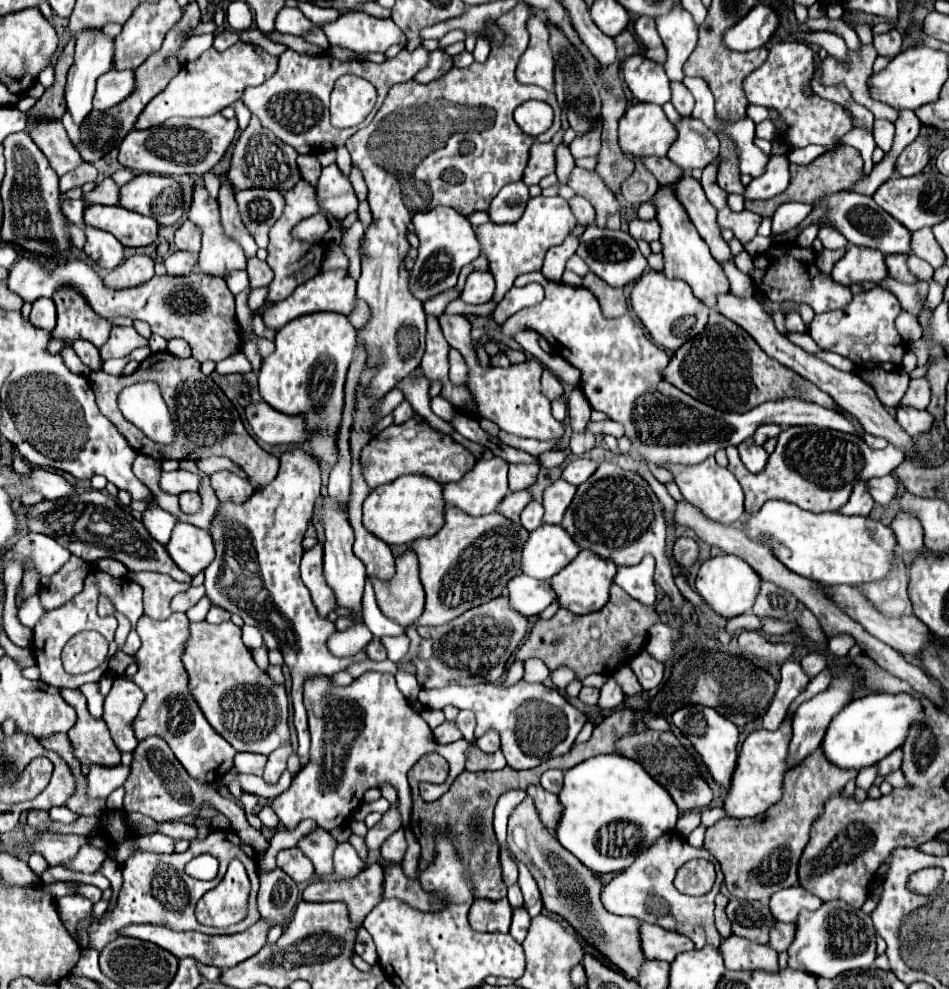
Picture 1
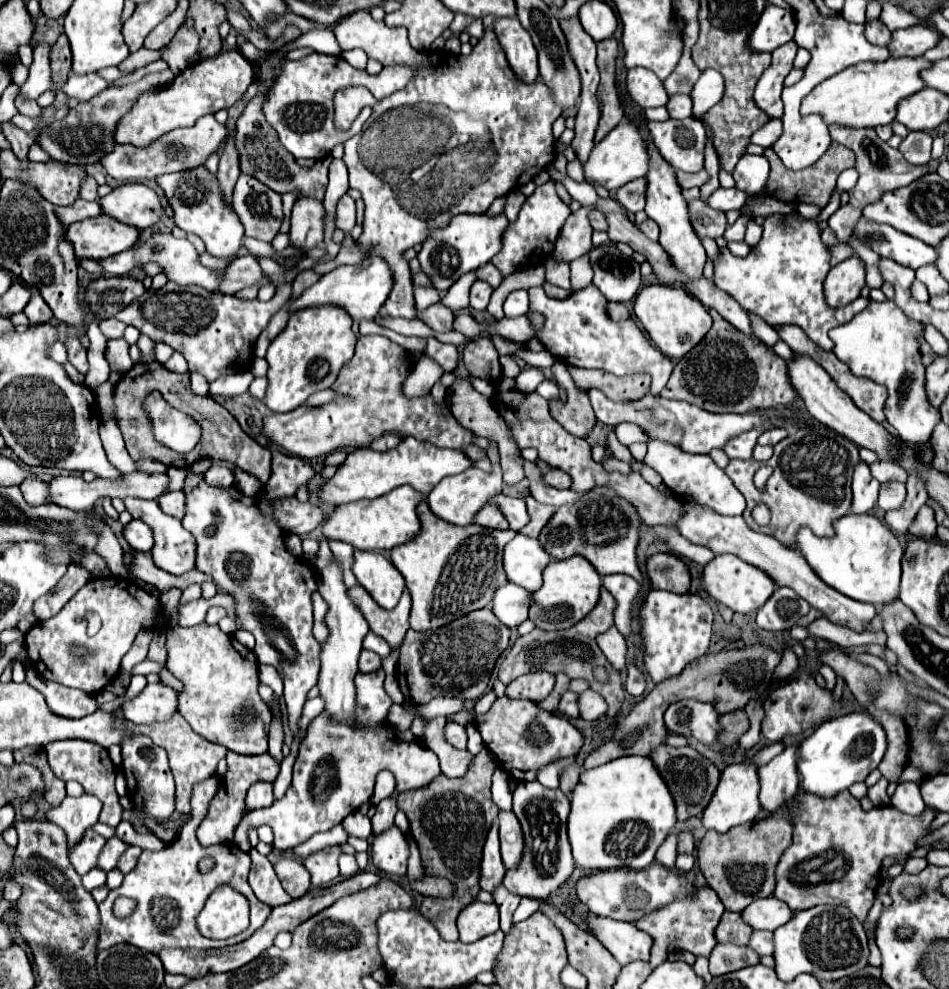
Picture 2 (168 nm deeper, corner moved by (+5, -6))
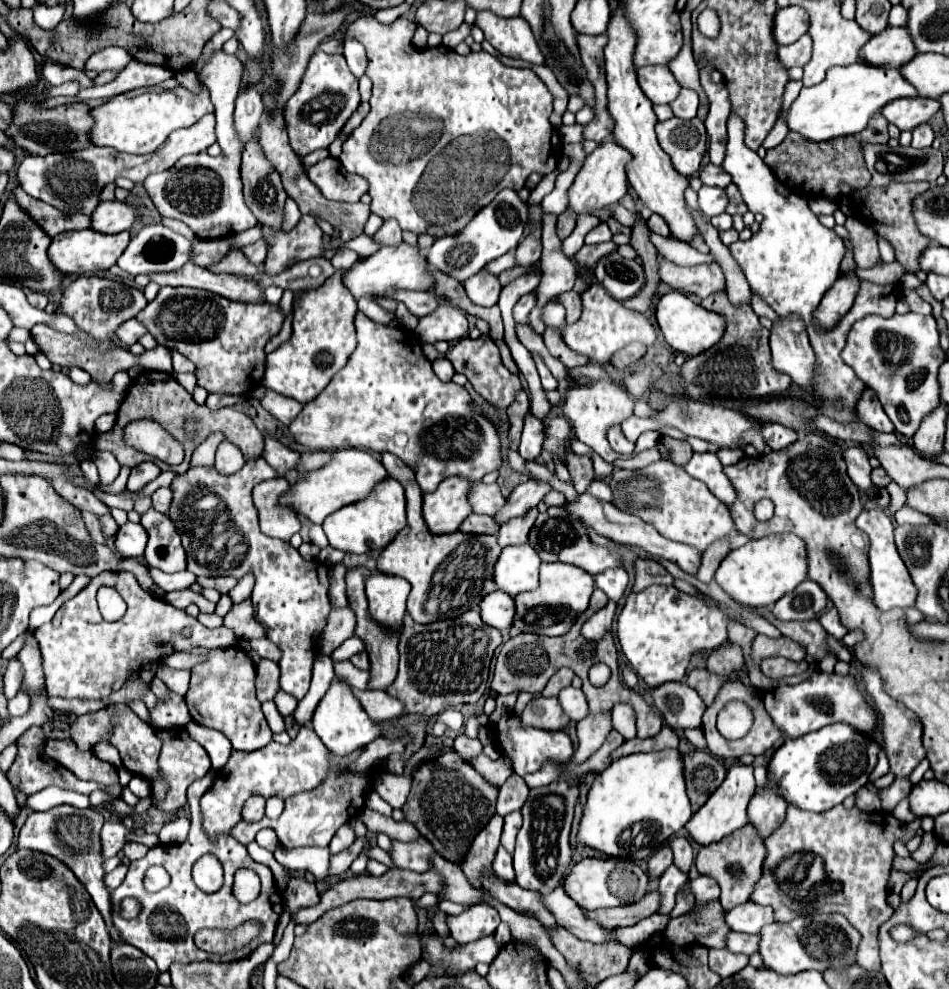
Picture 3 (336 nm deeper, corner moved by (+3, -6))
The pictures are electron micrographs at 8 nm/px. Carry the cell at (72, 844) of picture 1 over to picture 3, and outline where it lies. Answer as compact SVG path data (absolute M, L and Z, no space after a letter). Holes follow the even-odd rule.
M117 821L117 823L105 823L103 831L101 831L103 857L109 859L109 857L117 855L123 849L123 845L127 843L127 835L129 835L129 829L121 821Z

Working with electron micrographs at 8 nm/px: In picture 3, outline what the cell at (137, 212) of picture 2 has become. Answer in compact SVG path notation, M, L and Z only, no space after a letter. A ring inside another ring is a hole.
M101 201L91 213L91 229L99 233L121 233L131 229L137 215L137 207L121 201Z

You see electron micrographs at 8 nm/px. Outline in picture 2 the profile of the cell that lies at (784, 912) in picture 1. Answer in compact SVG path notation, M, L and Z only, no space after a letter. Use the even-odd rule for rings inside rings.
M765 897L753 901L747 909L743 909L743 919L753 929L767 929L775 931L777 927L785 925L795 913L785 905L783 901L777 901L775 897Z

